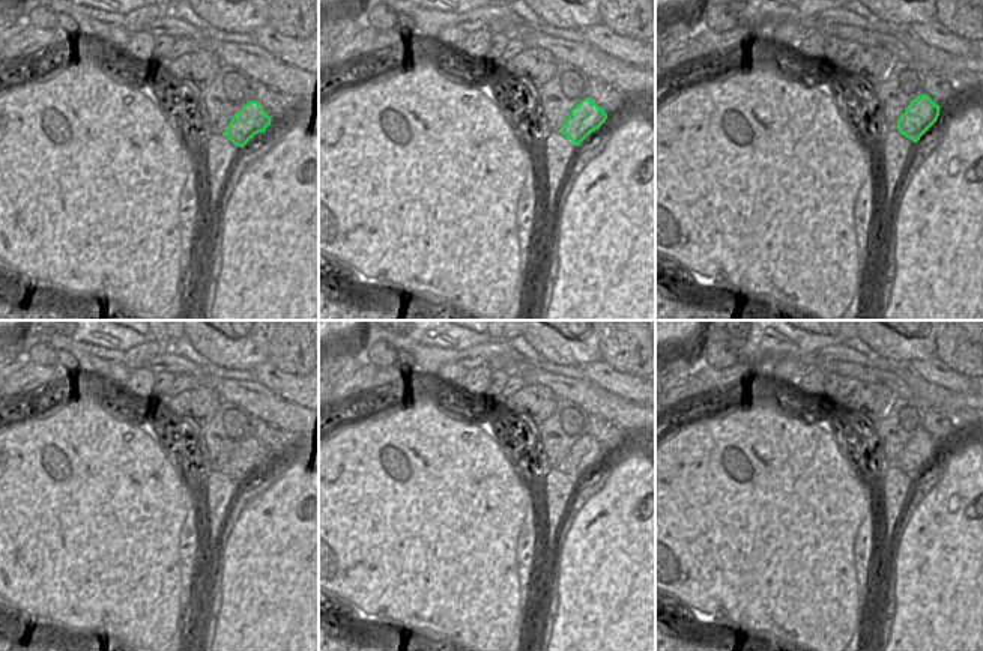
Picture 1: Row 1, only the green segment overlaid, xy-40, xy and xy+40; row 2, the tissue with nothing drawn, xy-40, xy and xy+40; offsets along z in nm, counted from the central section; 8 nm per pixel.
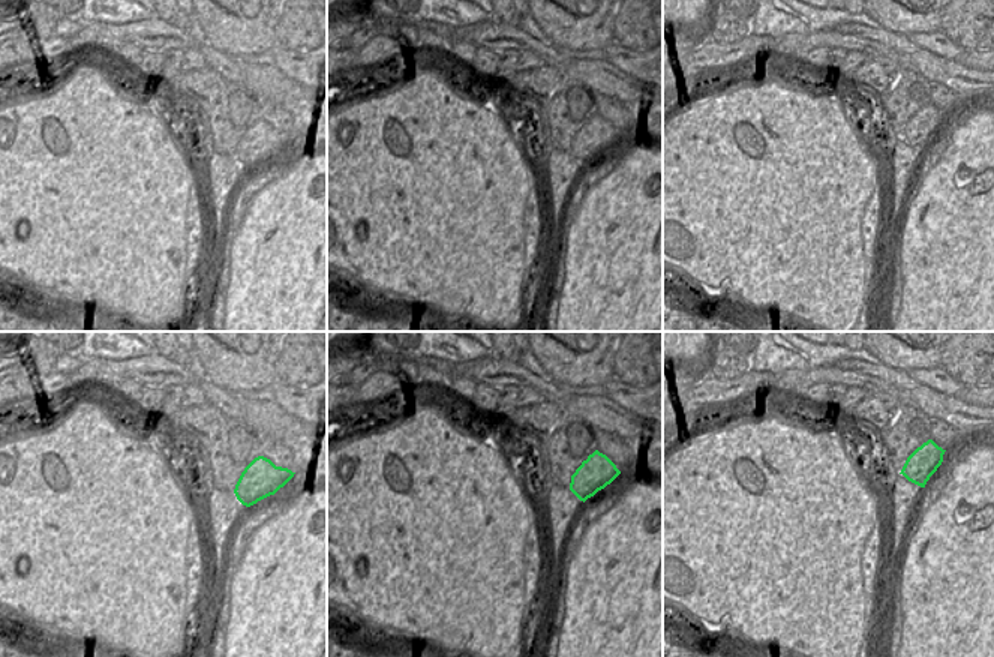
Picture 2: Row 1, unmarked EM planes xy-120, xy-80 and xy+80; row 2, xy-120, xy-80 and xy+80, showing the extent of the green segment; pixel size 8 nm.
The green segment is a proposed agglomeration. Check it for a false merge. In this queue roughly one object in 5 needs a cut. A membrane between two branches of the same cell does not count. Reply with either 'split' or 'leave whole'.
leave whole

